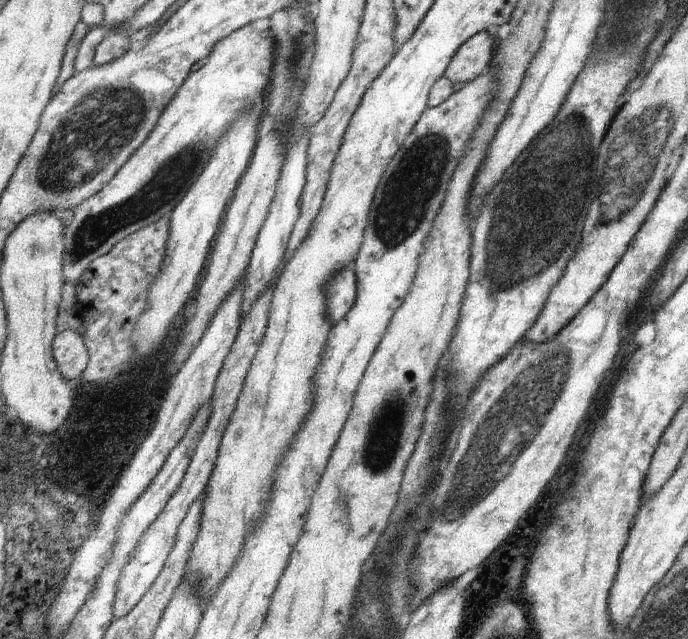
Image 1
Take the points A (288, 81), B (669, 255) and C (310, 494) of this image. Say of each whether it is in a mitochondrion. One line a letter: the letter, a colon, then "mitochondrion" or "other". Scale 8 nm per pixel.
A: mitochondrion
B: other
C: other

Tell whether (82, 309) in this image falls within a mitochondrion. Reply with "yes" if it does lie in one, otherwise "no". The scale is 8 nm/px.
no

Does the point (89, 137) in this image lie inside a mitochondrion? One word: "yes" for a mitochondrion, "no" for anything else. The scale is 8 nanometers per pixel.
yes

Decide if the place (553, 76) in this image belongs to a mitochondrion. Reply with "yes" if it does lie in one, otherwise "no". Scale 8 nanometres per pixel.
no

